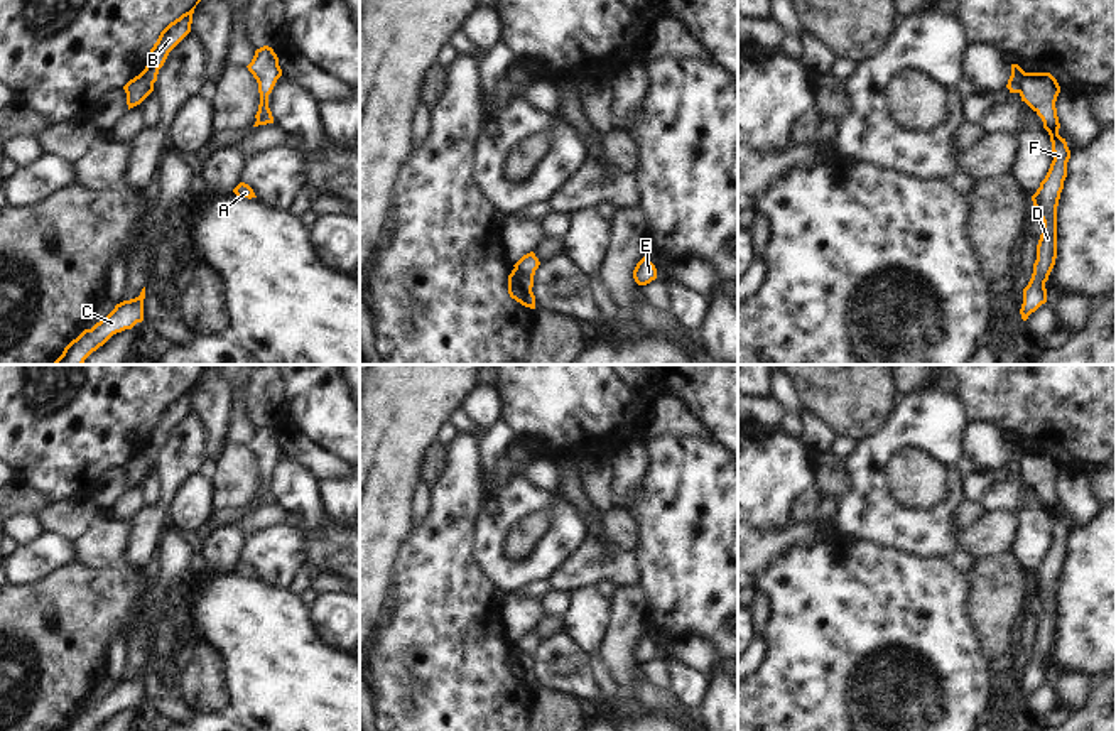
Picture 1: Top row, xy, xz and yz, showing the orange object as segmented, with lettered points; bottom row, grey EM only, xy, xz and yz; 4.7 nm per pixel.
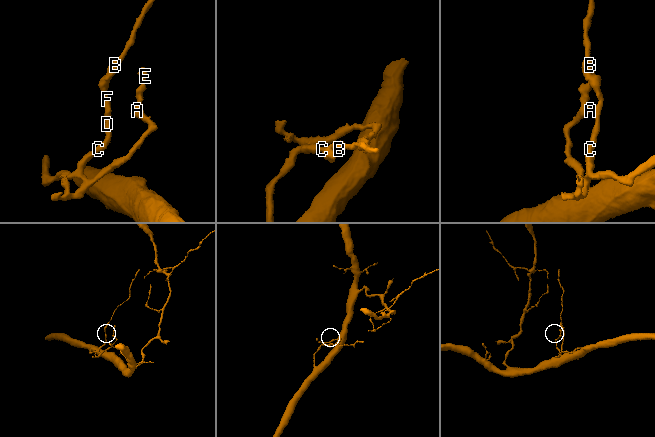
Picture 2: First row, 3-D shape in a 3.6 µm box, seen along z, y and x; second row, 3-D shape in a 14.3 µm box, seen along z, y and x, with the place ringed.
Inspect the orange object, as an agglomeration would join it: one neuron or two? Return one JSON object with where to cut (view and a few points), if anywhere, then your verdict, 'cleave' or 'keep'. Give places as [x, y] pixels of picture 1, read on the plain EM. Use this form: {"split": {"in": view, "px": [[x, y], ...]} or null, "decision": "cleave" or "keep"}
{"split": {"in": "yz", "px": [[1027, 451], [1018, 470]]}, "decision": "cleave"}

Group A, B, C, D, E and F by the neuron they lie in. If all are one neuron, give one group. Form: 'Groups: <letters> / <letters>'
Groups: A C D E F / B

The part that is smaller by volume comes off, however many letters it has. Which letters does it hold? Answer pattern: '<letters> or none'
B

